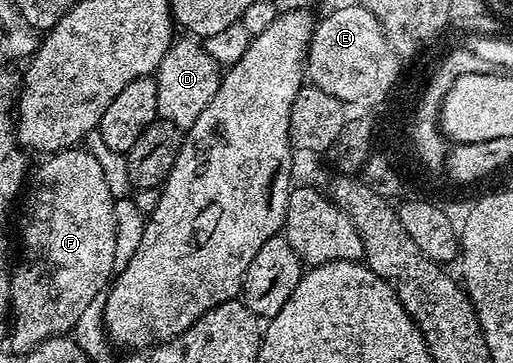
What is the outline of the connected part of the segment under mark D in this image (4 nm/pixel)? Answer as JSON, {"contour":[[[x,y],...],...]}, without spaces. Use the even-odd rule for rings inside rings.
{"contour":[[[180,37],[173,41],[154,77],[158,88],[159,117],[175,126],[187,128],[198,120],[198,116],[202,116],[202,108],[214,100],[214,92],[218,92],[220,87],[222,66],[195,37]]]}

